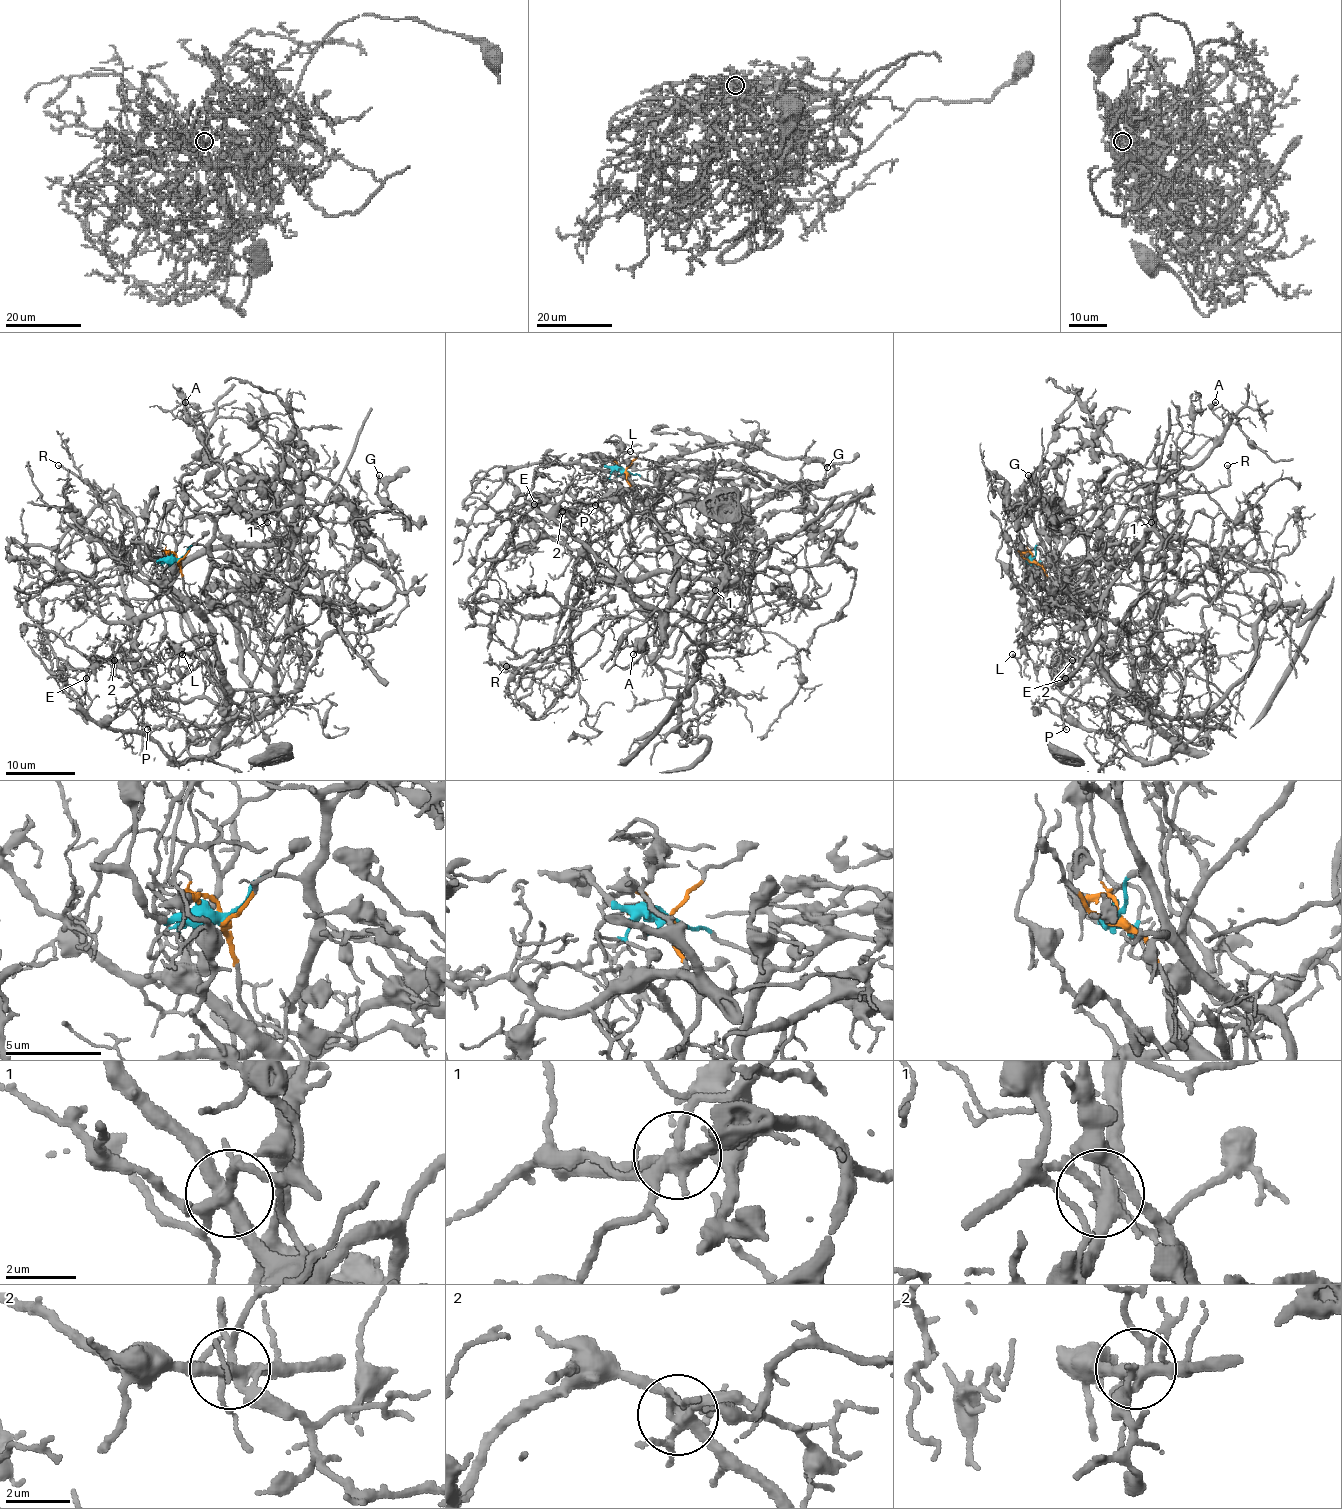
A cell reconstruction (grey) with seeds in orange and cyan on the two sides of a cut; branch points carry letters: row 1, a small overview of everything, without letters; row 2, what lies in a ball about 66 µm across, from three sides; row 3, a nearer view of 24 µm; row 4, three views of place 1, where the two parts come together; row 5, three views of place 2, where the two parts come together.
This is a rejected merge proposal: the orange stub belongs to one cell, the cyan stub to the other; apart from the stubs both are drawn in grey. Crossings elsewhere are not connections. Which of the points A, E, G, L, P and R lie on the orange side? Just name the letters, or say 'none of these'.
A, E, R

